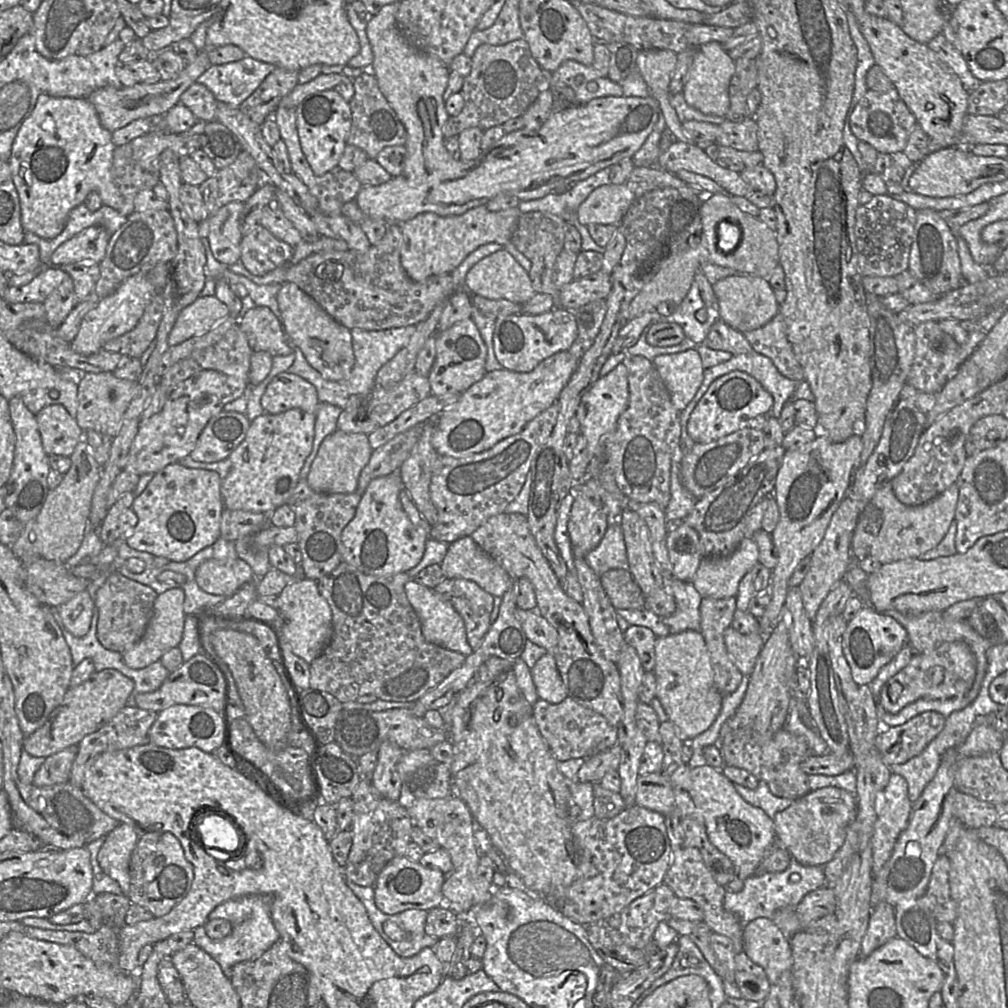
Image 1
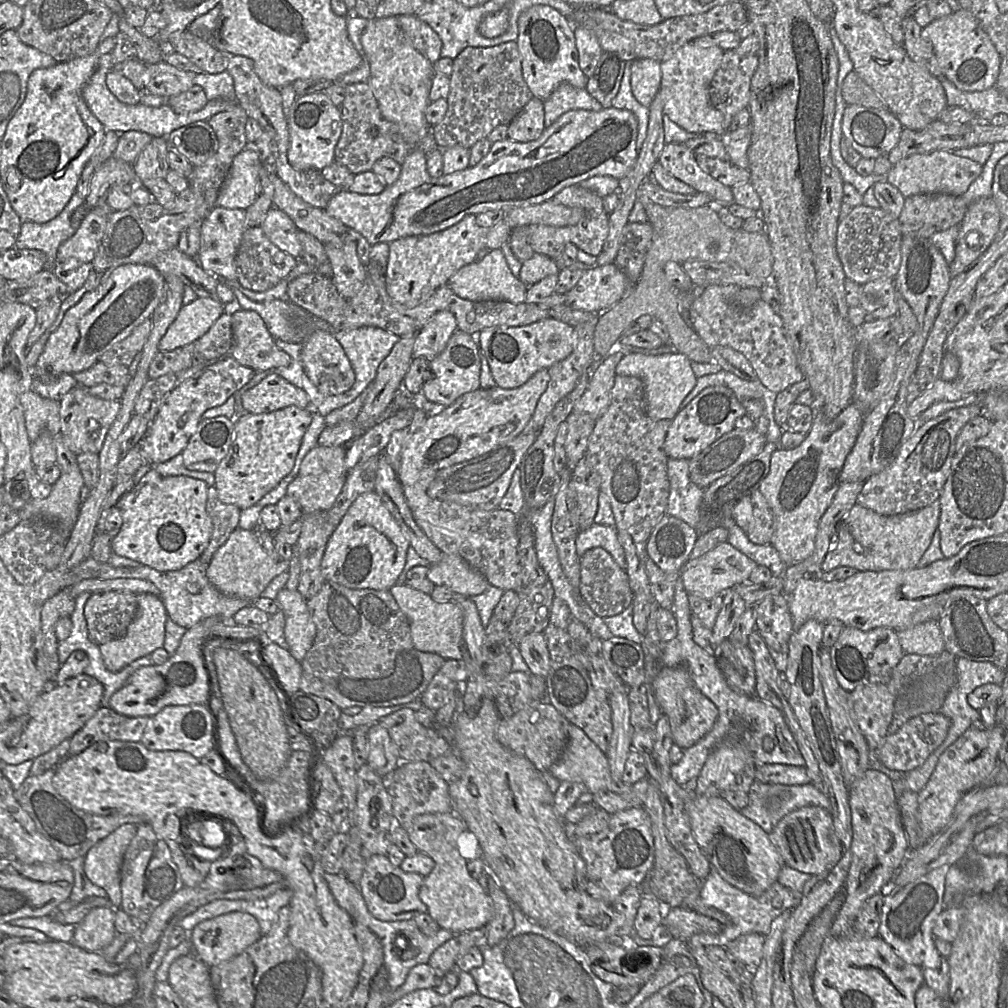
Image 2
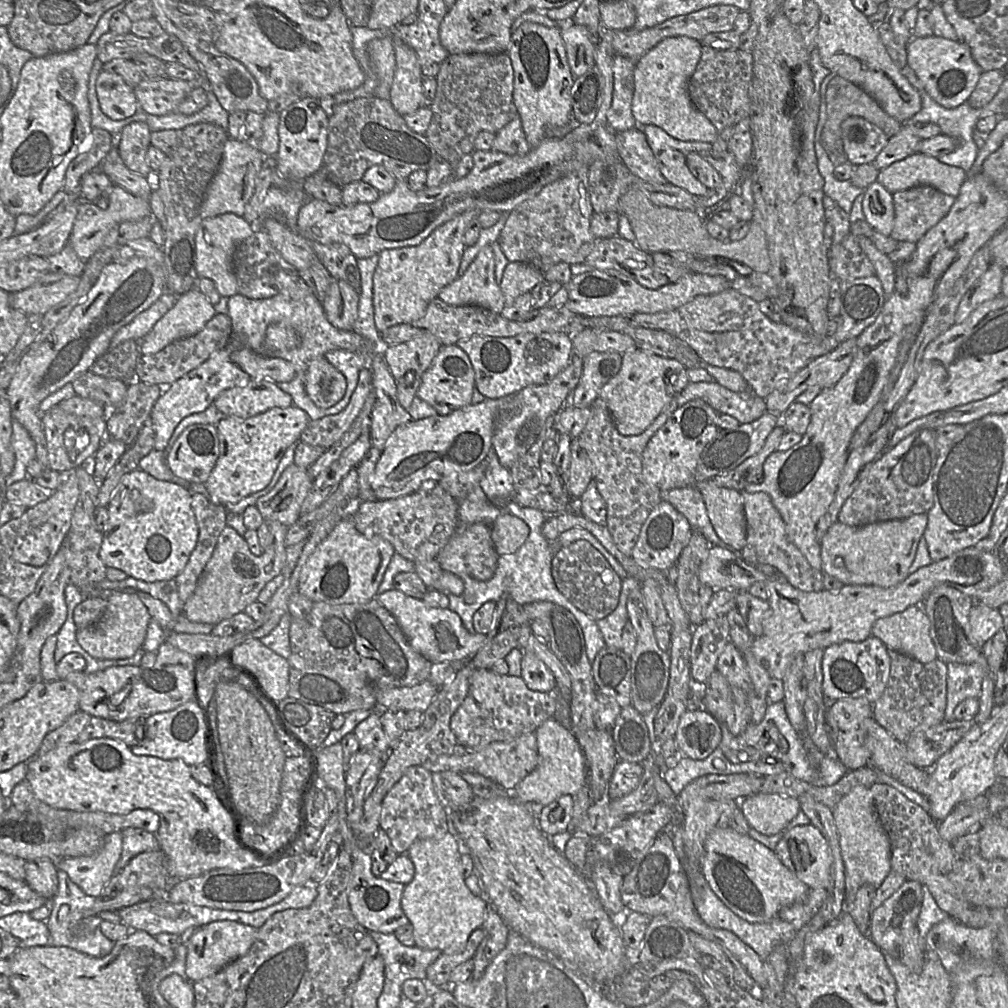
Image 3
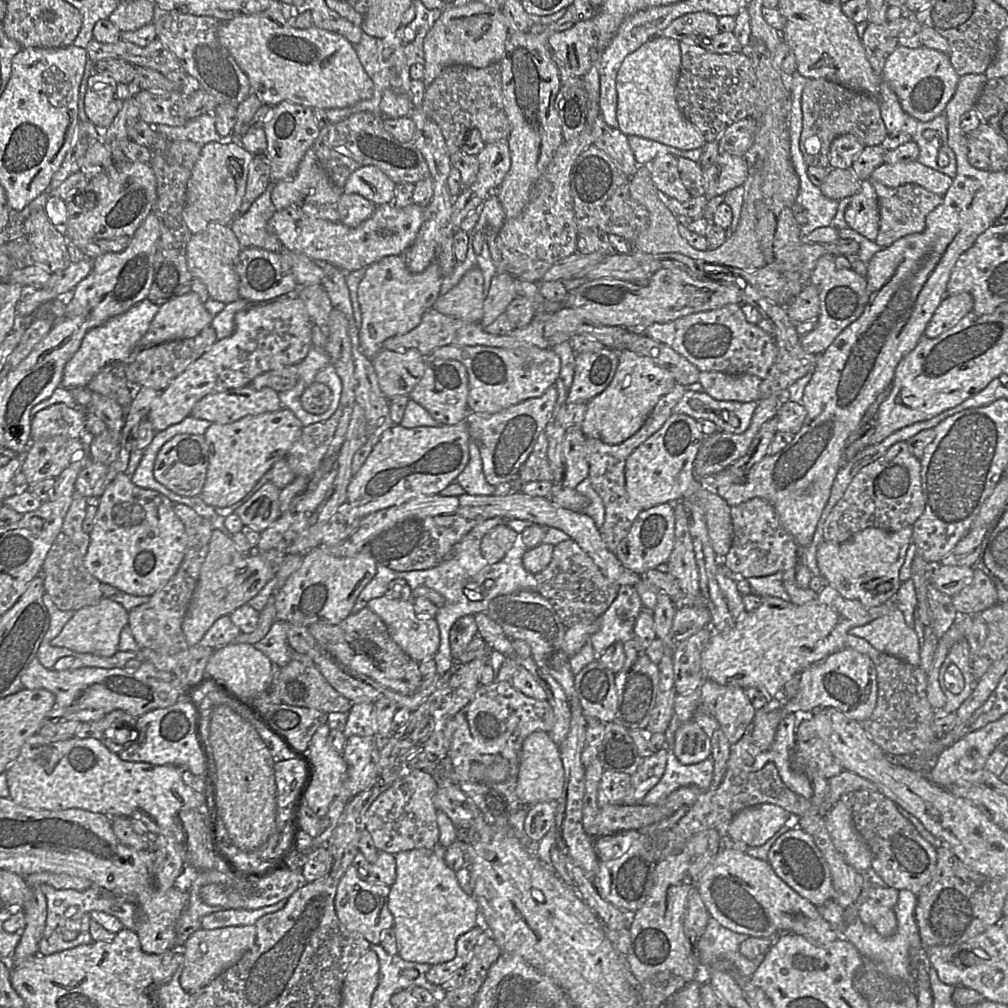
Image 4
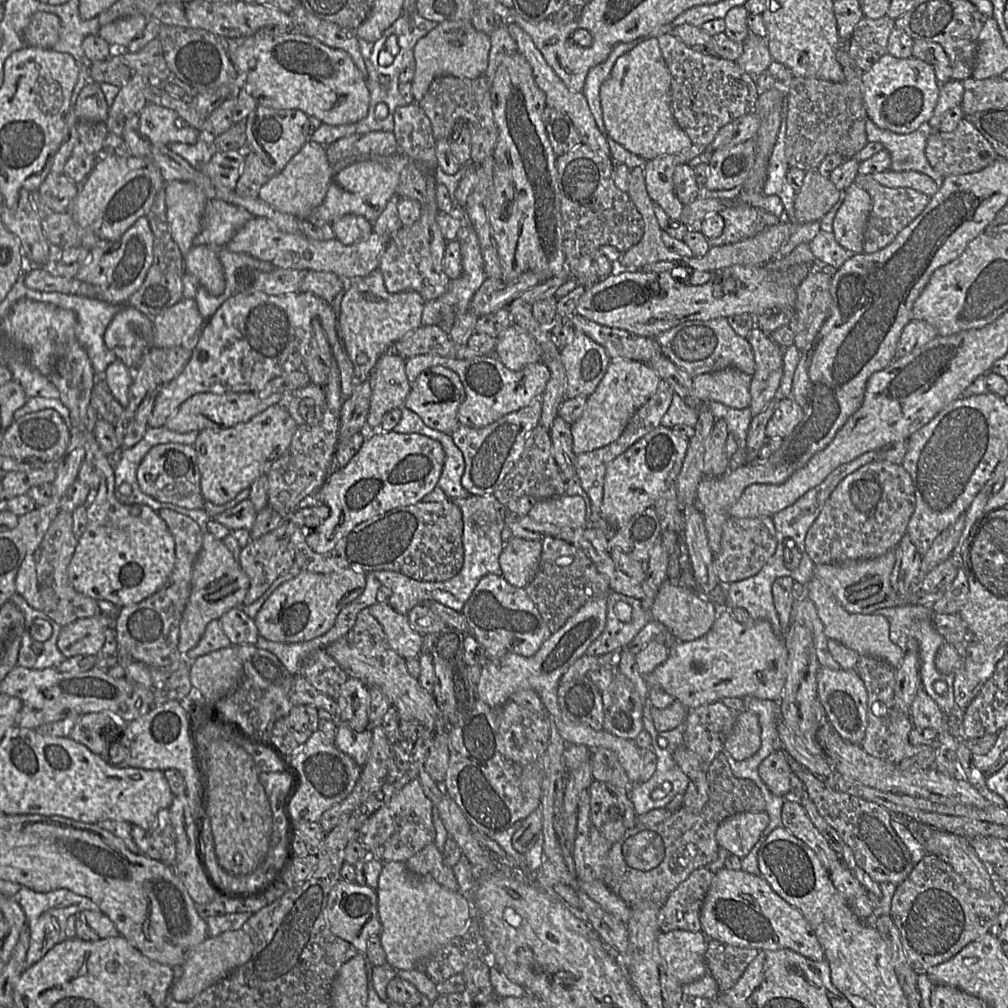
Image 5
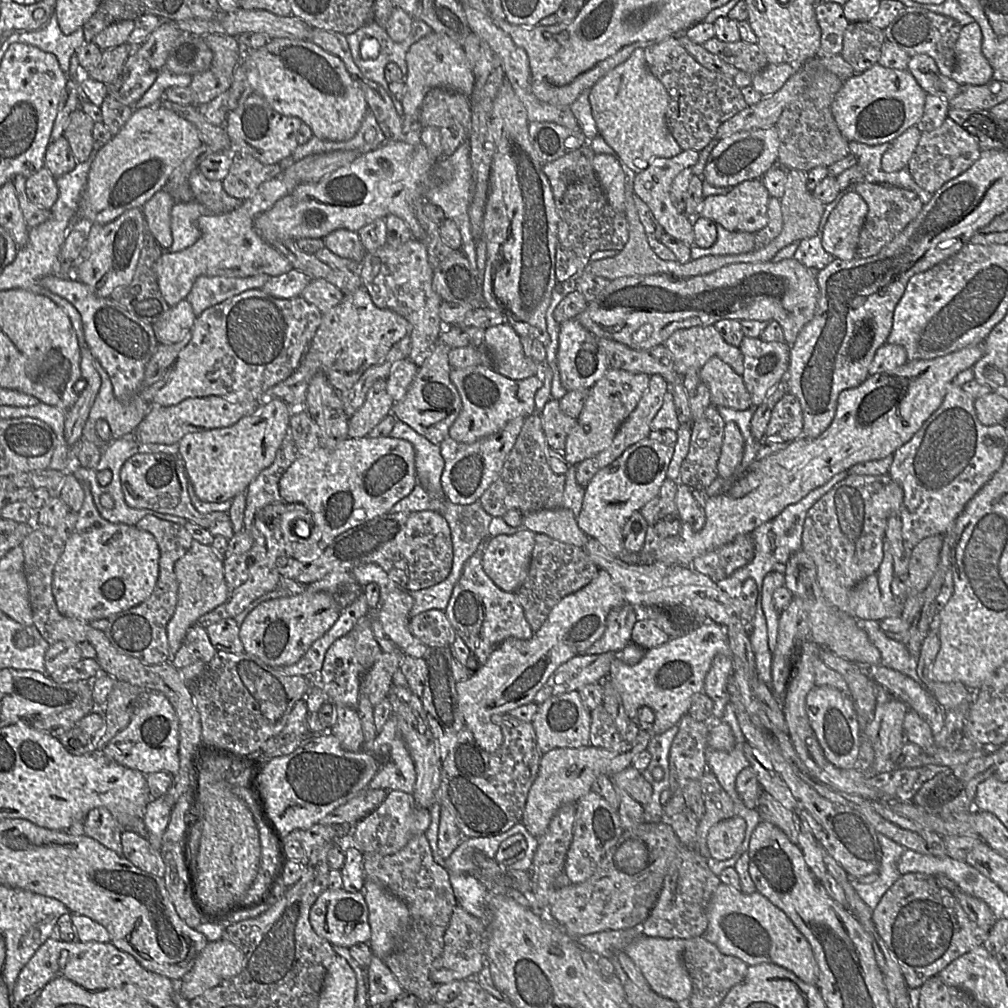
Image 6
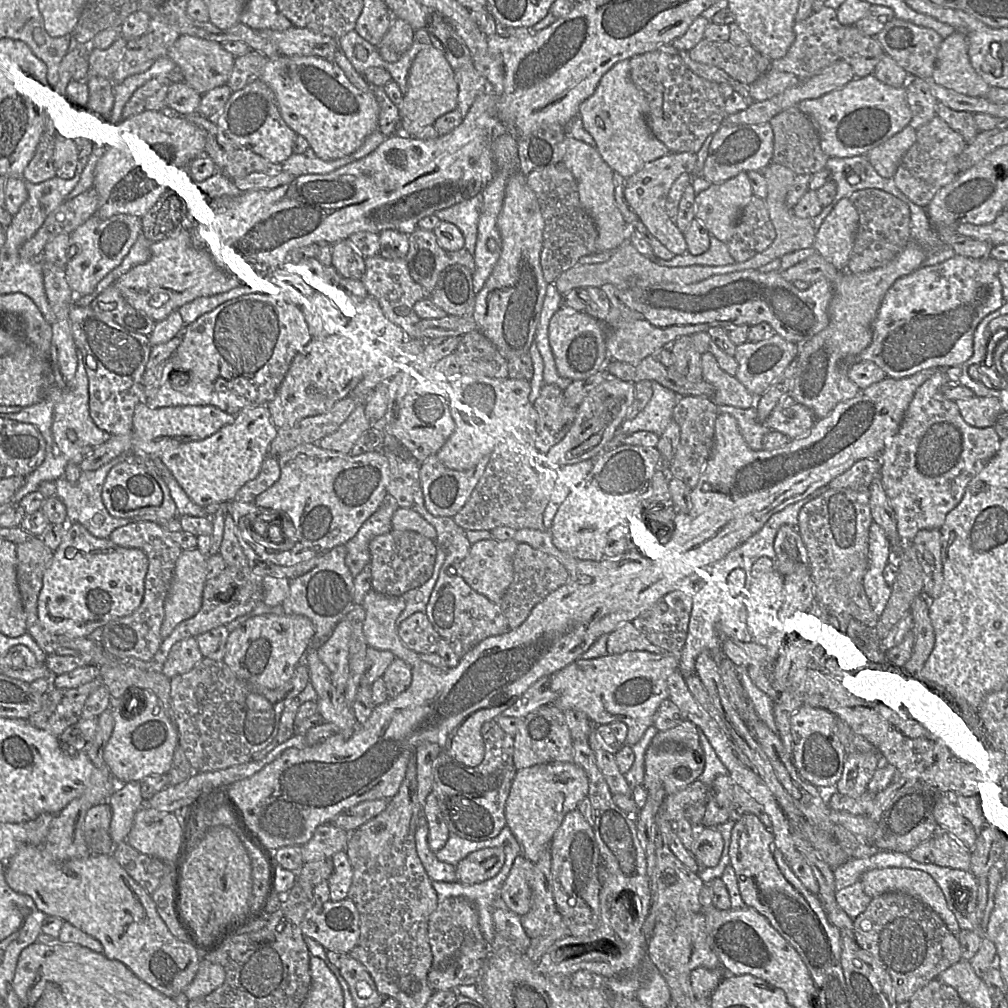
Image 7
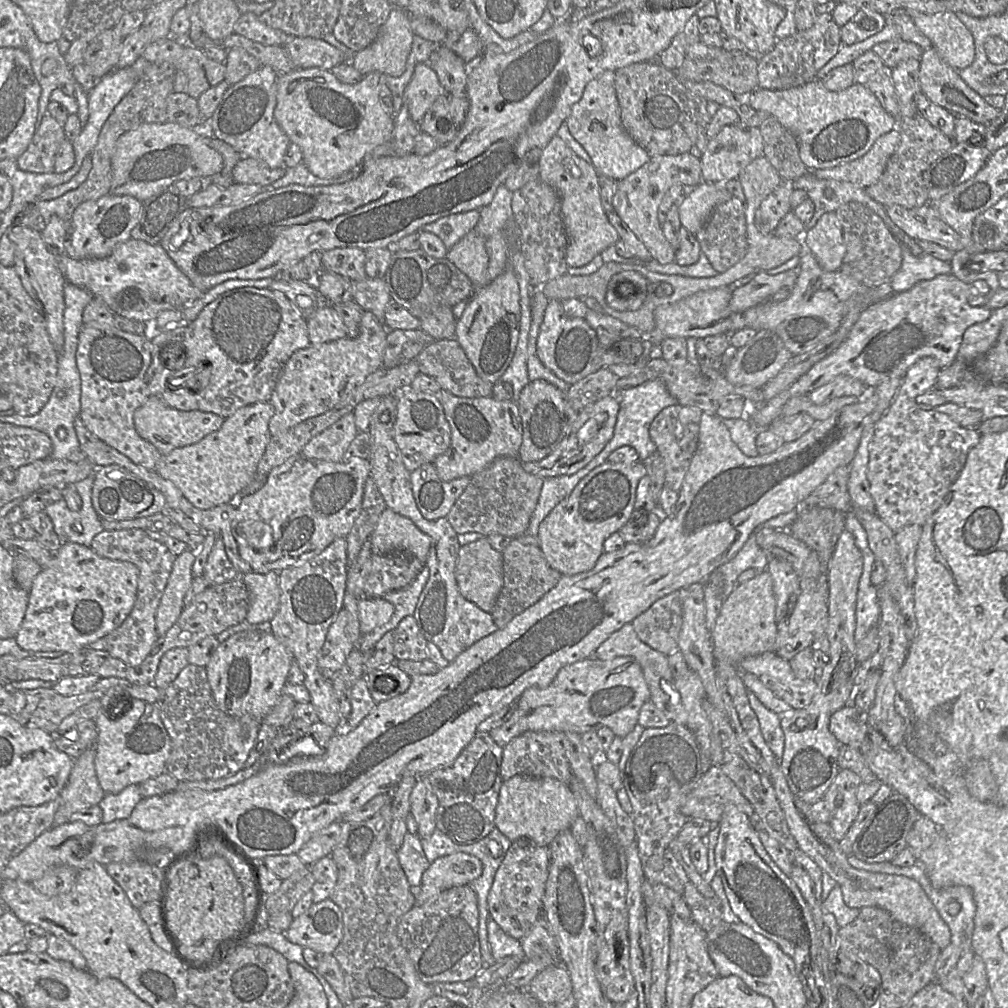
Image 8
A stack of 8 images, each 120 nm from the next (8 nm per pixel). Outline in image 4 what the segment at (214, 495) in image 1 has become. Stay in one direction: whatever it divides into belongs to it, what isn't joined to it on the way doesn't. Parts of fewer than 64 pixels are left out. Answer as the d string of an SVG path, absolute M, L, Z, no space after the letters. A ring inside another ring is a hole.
M123 472L117 474L116 477L106 487L103 494L99 497L94 525L91 532L88 533L90 542L83 560L85 568L101 583L110 584L122 592L138 596L151 596L154 594L158 589L162 588L176 573L185 554L187 535L182 521L174 511L175 504L179 503L174 503L168 497L160 494L155 490L141 488L135 485L131 480L131 475L126 475Z

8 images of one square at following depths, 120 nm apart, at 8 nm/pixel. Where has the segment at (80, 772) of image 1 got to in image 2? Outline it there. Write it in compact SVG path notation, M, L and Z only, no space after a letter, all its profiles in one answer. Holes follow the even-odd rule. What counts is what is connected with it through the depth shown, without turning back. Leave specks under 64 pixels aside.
M101 706L70 739L68 756L75 756L98 741L140 742L151 717L128 717Z

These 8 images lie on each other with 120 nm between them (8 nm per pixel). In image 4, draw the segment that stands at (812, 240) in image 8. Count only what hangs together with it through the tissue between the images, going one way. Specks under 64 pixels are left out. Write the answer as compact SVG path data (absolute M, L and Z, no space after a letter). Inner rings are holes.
M868 179L861 181L859 190L844 214L848 227L870 241L874 241L879 231L879 205L876 191Z

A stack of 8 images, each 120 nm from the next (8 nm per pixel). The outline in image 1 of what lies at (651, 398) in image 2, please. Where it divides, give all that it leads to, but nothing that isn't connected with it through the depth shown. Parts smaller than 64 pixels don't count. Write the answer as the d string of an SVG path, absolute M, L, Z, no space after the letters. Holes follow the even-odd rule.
M697 348L659 355L652 363L670 393L673 406L682 411L703 382L704 368Z

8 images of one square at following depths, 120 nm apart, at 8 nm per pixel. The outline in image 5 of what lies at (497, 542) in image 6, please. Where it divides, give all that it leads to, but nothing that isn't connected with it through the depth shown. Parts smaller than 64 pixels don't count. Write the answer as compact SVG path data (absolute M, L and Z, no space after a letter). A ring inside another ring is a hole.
M509 538L499 556L501 576L512 586L526 588L539 569L542 541Z

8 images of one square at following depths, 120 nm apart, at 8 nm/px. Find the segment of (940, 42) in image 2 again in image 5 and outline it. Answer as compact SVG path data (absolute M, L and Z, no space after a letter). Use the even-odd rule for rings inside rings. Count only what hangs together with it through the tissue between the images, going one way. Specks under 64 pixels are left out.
M882 56L862 75L862 94L868 120L878 128L899 134L916 131L932 117L940 92L933 67L913 56Z

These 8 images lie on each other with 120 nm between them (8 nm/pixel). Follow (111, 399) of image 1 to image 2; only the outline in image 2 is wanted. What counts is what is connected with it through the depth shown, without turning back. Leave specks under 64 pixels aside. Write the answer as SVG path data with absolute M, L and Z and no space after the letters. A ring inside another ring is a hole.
M77 385L60 400L60 432L63 444L77 456L81 453L99 453L108 430L121 408L121 400L104 400L91 395L87 388Z

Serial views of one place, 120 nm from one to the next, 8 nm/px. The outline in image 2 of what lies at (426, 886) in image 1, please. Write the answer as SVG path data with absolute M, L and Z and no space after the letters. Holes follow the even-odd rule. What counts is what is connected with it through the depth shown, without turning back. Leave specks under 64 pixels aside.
M371 856L357 884L369 913L384 922L413 919L427 911L426 905L419 898L419 889L425 877L417 873L403 871L394 866L387 856Z

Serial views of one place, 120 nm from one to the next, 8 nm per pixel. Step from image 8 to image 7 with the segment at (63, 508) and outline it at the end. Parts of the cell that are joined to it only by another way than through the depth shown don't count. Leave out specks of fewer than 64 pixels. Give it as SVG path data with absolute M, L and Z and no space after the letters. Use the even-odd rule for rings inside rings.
M122 455L112 459L110 462L96 470L82 471L80 479L76 485L71 484L65 477L62 477L55 481L57 485L57 497L64 503L67 510L68 523L80 523L93 536L97 538L108 538L116 528L138 520L112 516L106 509L102 500L103 484L111 468L125 460L132 460L131 458L134 457L135 456L129 456L128 459L128 455Z

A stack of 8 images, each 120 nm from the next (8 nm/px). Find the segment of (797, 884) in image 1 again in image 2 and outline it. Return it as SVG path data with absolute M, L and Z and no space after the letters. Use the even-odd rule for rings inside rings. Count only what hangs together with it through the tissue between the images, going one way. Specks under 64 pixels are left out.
M711 868L708 876L702 880L700 897L706 906L725 914L729 919L729 923L724 924L721 931L717 934L695 935L689 940L699 940L706 947L713 945L726 947L741 935L759 933L767 936L775 919L786 911L792 912L800 904L804 894L803 892L787 889L777 880L762 895L757 897L751 896L726 882Z

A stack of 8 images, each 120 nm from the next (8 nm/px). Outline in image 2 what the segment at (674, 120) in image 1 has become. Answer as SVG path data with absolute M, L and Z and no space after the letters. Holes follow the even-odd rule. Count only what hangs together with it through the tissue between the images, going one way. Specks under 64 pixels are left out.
M653 59L634 60L630 67L631 89L642 105L649 107L661 84L661 62Z

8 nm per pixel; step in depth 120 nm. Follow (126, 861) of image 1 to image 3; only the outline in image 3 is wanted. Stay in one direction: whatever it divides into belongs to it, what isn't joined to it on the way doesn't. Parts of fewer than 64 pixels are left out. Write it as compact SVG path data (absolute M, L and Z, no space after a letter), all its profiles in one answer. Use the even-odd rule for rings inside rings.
M112 832L104 837L101 848L92 855L65 858L56 862L58 871L64 871L87 895L99 896L111 880L122 854L122 832Z

